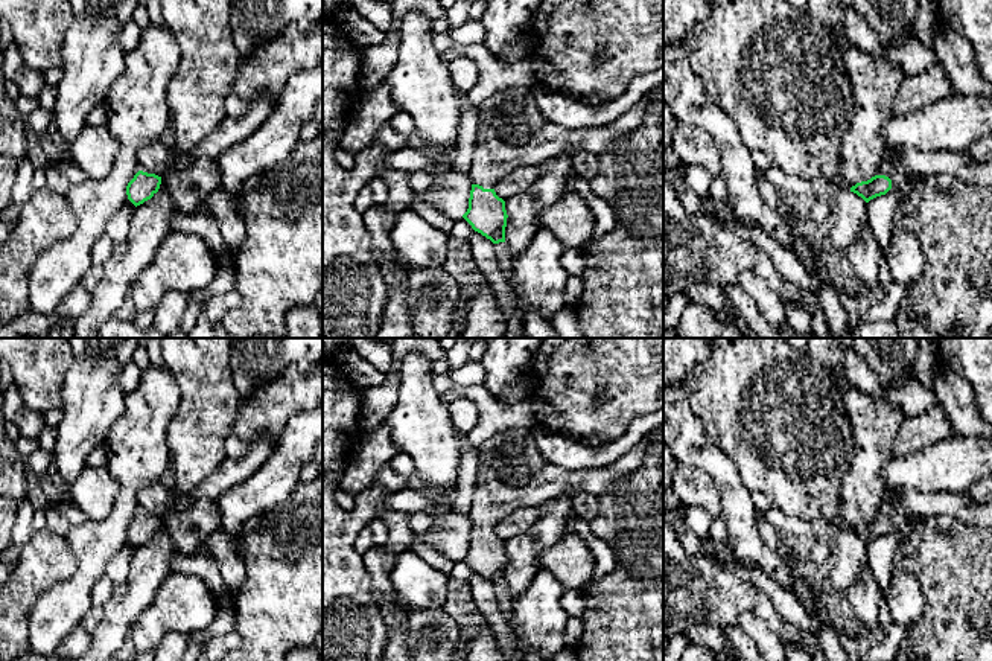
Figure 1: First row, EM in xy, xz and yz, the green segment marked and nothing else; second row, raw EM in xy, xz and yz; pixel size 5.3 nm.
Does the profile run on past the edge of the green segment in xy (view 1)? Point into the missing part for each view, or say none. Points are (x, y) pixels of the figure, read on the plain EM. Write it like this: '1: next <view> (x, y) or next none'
1: next none

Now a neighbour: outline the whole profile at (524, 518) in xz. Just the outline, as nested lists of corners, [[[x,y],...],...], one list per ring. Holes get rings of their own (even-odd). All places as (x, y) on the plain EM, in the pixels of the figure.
[[[519,507],[507,515],[494,528],[494,533],[504,542],[523,532],[528,532],[540,519],[539,507]]]

